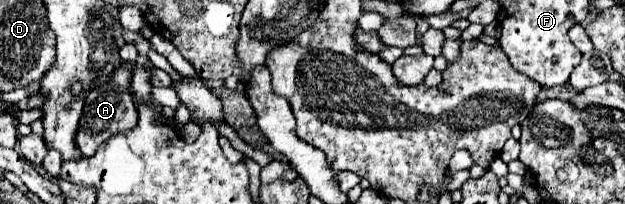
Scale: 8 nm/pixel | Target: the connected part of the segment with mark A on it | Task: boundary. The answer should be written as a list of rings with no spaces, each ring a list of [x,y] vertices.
[[[131,61],[127,63],[127,67],[119,67],[113,73],[113,77],[109,79],[109,85],[103,85],[101,89],[93,89],[93,93],[87,95],[83,115],[79,119],[77,135],[75,135],[75,143],[81,151],[81,157],[93,157],[97,147],[101,143],[105,143],[109,137],[113,137],[117,133],[123,133],[123,131],[129,131],[137,125],[137,109],[133,107],[131,95],[129,95],[131,67],[133,67]]]

